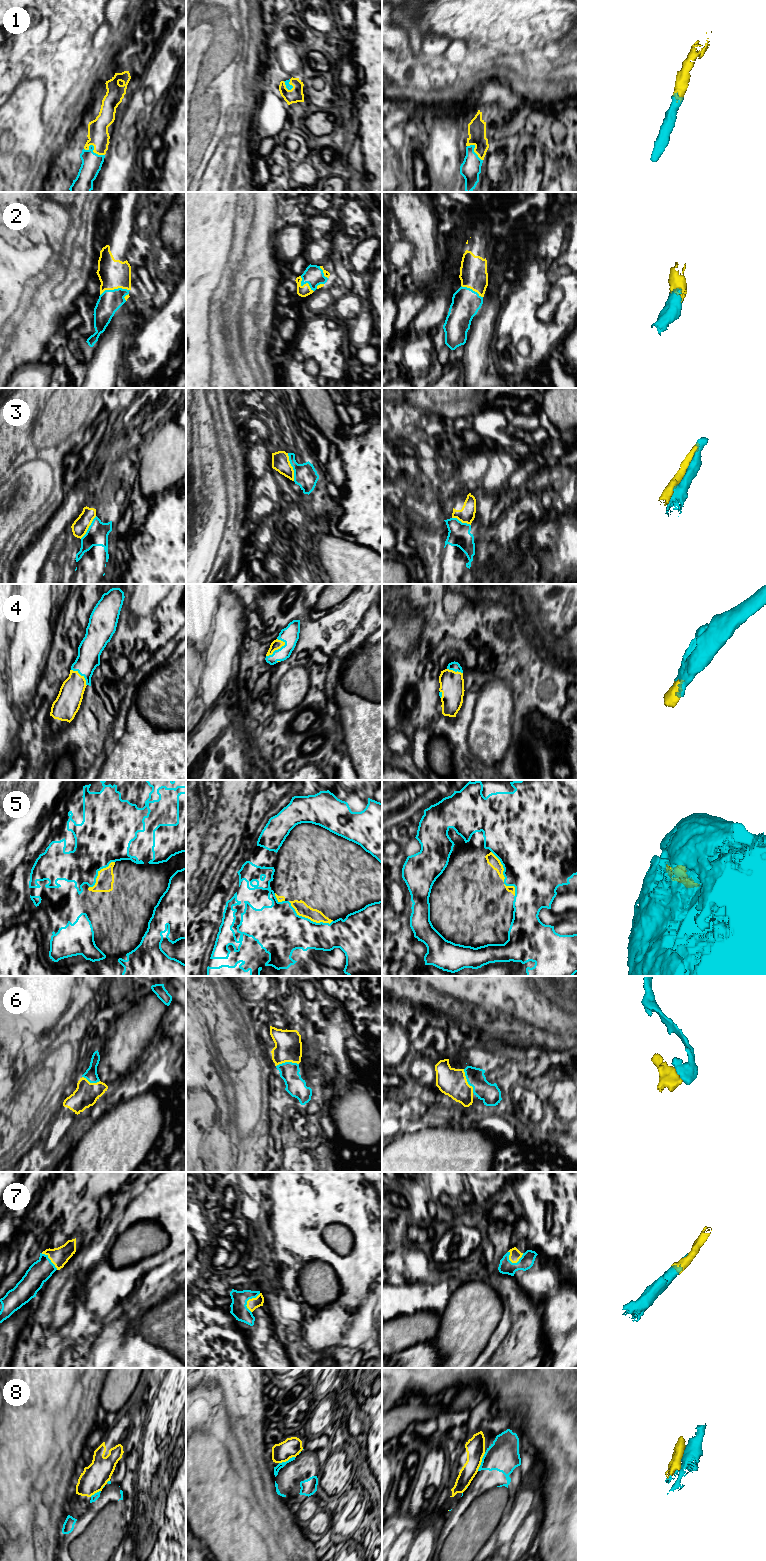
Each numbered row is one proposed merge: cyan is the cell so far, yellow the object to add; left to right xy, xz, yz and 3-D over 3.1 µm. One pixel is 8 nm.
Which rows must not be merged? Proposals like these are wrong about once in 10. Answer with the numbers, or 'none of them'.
3, 8

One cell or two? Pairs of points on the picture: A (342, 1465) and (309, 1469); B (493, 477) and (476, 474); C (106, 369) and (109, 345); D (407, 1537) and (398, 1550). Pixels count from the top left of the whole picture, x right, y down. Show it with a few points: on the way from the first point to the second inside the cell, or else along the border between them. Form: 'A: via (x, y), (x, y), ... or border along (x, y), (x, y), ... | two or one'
A: border along (318, 1468), (316, 1475) | two
B: border along (489, 452), (487, 471), (481, 483) | two
C: via (106, 363), (108, 351) | one
D: via (404, 1540), (400, 1547) | one

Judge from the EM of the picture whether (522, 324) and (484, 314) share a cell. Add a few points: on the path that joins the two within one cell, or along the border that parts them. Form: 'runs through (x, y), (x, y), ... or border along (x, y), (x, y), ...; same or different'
border along (501, 307), (498, 313), (494, 340); different

